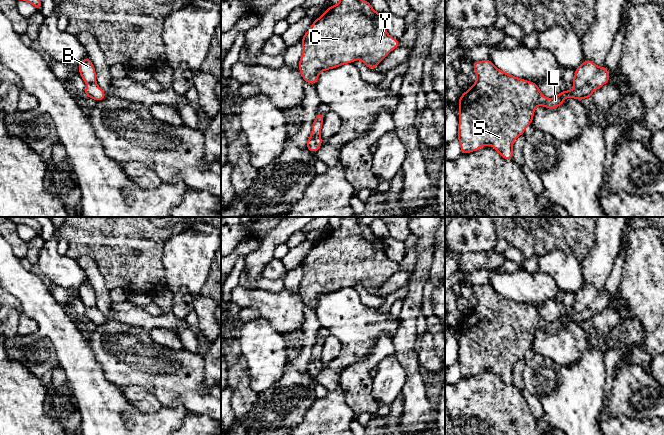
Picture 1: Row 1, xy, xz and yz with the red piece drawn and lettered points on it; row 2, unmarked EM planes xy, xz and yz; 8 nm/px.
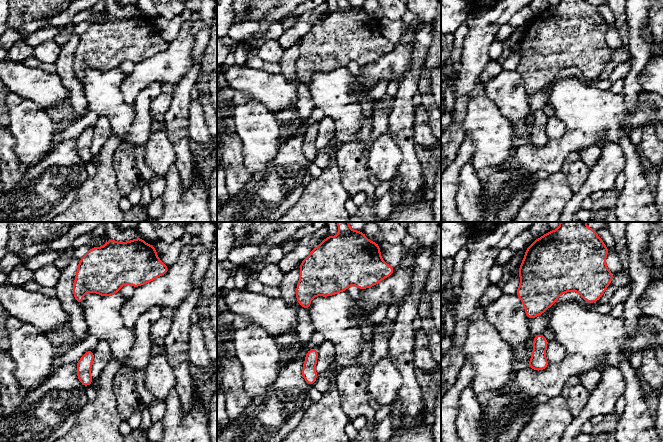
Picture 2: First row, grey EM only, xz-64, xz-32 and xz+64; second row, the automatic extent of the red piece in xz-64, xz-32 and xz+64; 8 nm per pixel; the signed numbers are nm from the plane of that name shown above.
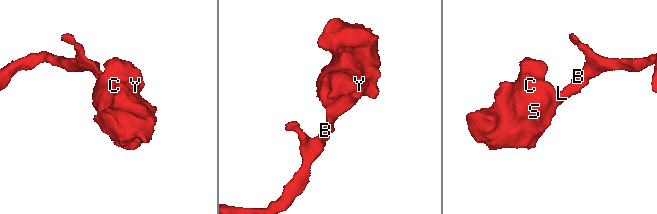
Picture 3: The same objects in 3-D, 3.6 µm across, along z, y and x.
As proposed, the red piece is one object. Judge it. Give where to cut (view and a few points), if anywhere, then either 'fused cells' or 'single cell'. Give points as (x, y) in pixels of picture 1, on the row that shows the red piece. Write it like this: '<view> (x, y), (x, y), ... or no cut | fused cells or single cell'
no cut | single cell

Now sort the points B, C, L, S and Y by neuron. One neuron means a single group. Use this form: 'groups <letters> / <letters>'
groups B C L S Y

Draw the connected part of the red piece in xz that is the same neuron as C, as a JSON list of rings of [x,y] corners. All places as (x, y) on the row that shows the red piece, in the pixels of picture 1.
[[[340,0],[337,5],[331,5],[318,19],[314,20],[303,36],[301,43],[303,53],[298,69],[304,81],[312,85],[316,84],[322,71],[353,63],[356,59],[360,59],[370,70],[373,70],[389,52],[399,46],[399,40],[386,32],[384,15],[377,13],[369,1],[365,0]]]

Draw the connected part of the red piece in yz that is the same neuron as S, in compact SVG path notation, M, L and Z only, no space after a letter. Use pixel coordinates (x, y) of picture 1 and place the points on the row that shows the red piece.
M490 59L473 62L477 80L468 91L465 91L459 101L459 125L457 138L461 145L461 154L479 150L482 146L491 145L508 161L512 160L513 142L524 134L525 129L533 121L535 108L539 105L548 109L559 107L566 97L577 100L591 98L594 90L609 82L608 70L598 67L591 60L585 60L575 69L575 77L571 83L576 87L558 93L555 97L546 98L536 83L517 78L503 72L494 66Z

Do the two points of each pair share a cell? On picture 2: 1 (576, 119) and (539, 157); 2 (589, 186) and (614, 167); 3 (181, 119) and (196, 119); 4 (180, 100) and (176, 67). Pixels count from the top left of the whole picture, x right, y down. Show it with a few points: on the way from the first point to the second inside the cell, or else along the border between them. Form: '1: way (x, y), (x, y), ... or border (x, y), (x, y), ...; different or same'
1: way (573, 131), (551, 155); same
2: way (595, 182), (608, 169); same
3: border (189, 102), (188, 135), (191, 142); different
4: border (185, 73), (175, 84); different

